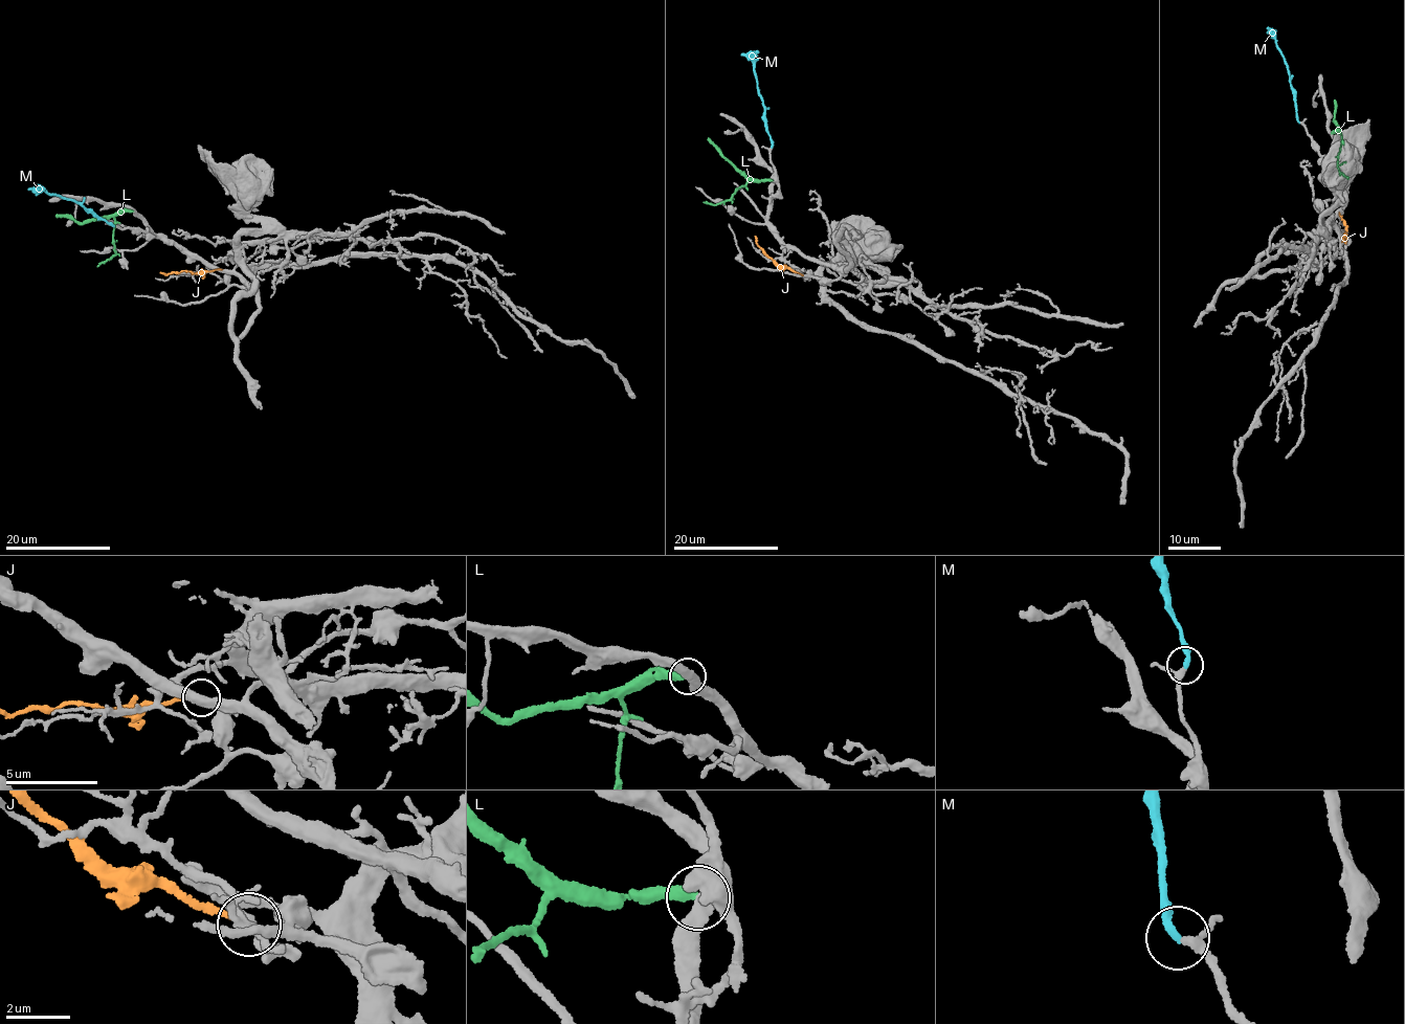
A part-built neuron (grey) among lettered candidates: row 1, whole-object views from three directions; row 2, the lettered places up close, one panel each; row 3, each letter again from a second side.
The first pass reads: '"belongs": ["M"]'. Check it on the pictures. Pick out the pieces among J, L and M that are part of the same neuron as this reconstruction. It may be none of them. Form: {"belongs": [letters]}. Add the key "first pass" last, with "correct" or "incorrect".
{"belongs": ["M"], "first pass": "correct"}

